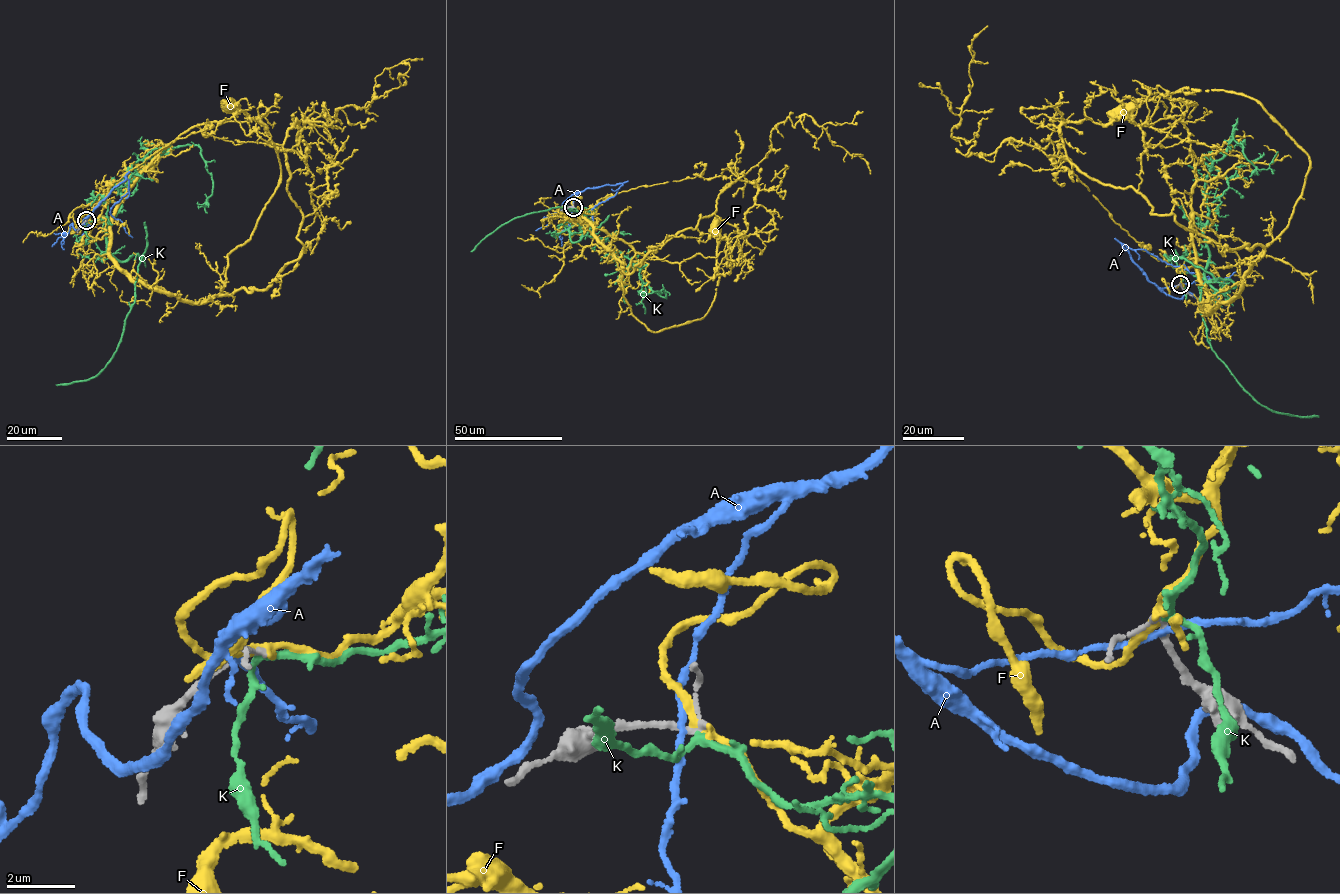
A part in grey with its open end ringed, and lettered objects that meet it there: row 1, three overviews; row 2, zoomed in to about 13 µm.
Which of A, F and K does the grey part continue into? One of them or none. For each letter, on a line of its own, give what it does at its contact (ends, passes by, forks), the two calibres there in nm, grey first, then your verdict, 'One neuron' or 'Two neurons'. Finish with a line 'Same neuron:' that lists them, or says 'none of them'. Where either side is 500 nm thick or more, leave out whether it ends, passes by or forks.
A: It passes by. Thickness 180 nm (grey) against 180 nm. Two neurons
F: It passes by. Thickness 140 nm (grey) against 240 nm. Two neurons
K: It passes by. Thickness 150 nm (grey) against 190 nm. One neuron
Same neuron: K

